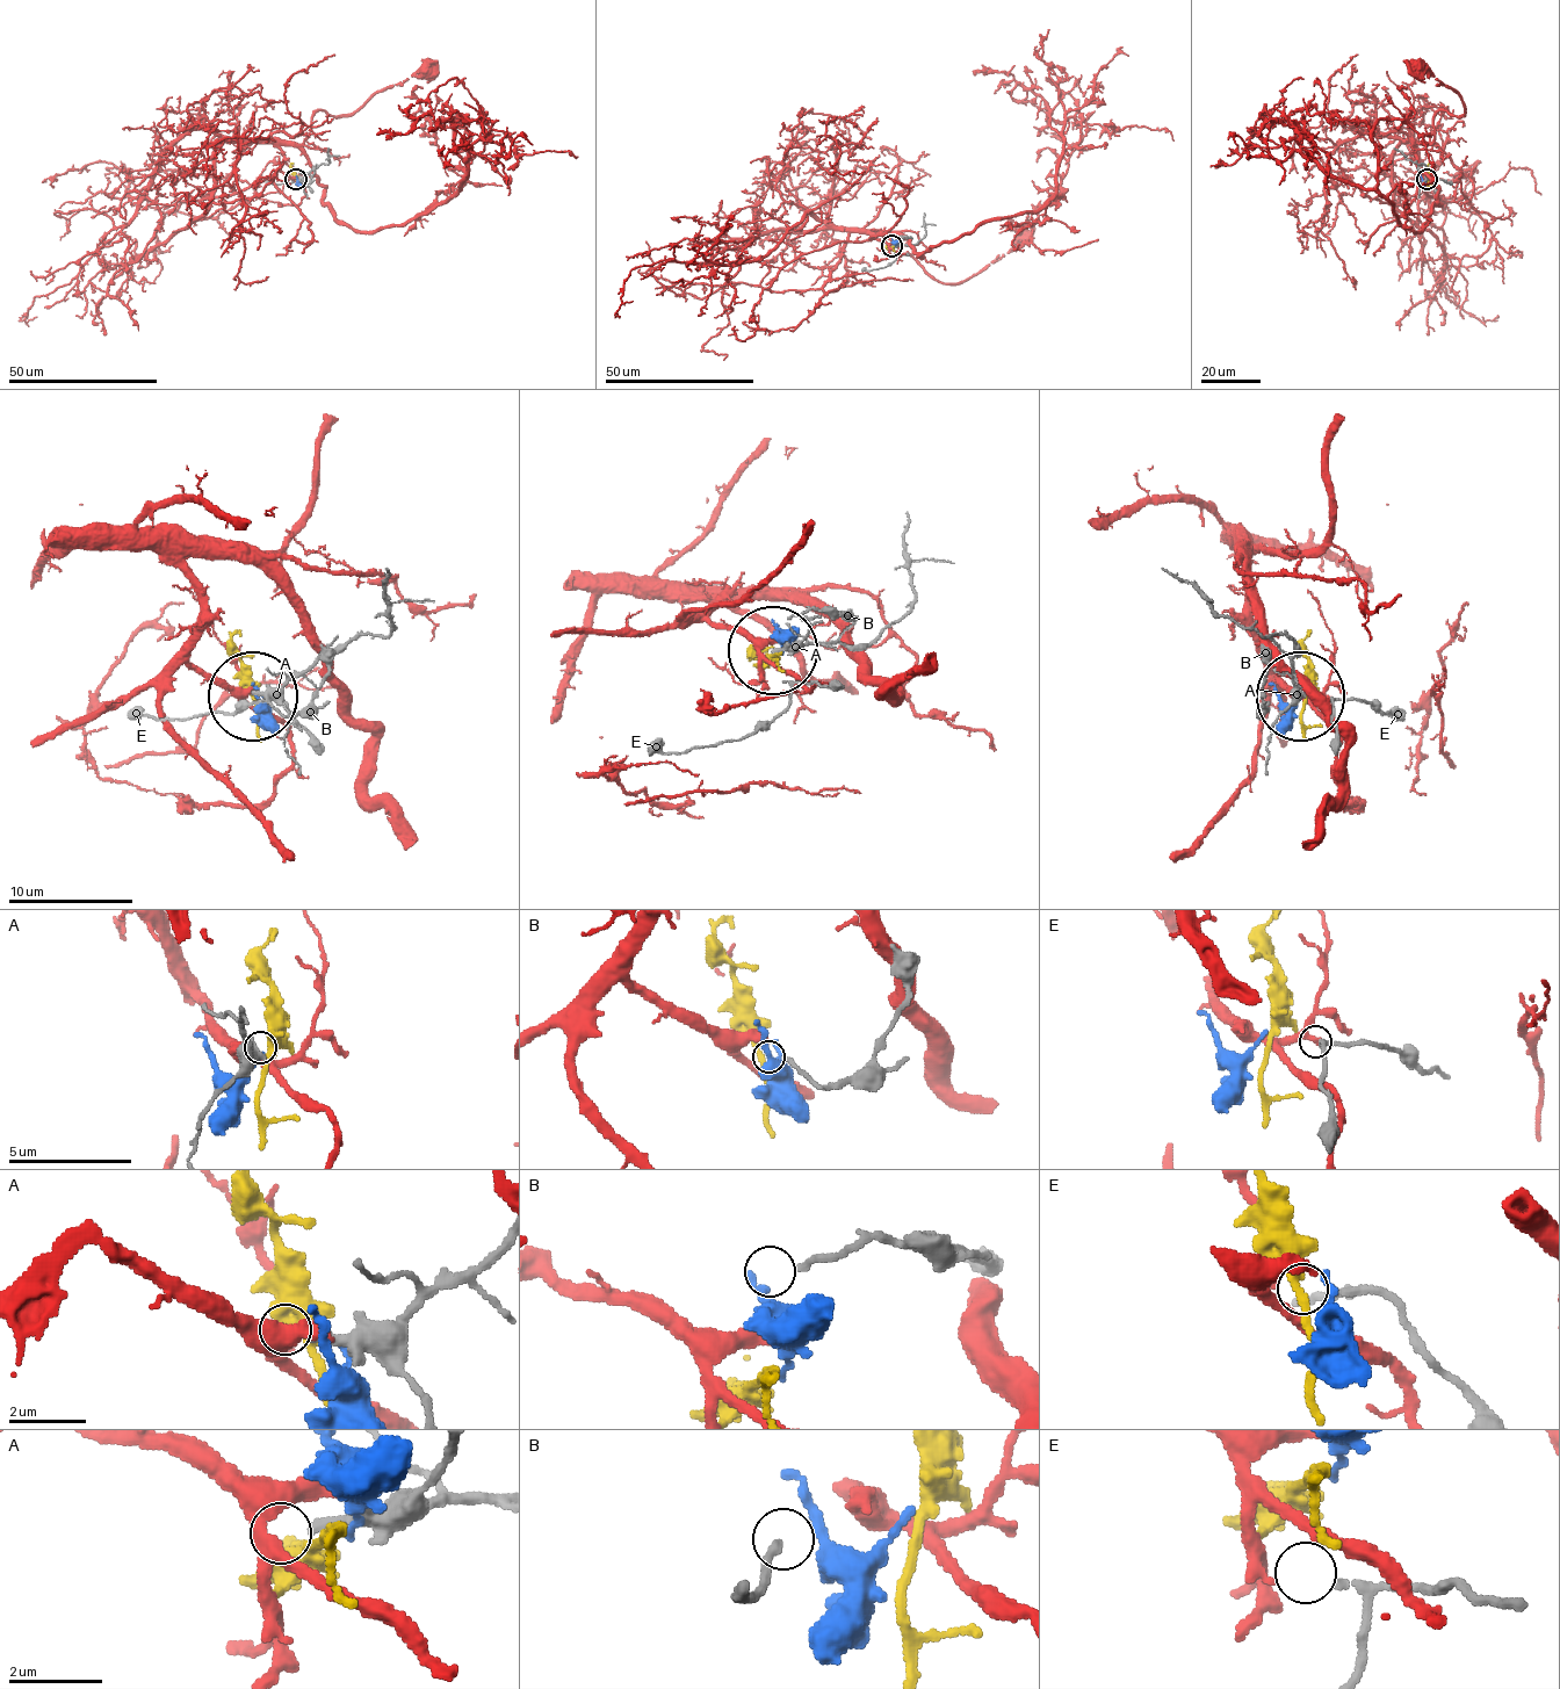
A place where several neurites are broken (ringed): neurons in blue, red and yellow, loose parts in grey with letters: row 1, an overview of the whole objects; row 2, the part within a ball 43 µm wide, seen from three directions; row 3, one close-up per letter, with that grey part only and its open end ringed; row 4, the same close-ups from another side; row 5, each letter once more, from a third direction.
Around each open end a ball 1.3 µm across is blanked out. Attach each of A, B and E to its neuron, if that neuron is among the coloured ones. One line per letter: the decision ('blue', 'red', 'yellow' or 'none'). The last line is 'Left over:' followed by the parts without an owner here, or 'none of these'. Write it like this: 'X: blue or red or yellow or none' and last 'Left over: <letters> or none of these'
A: none
B: none
E: none
Left over: A, B, E

